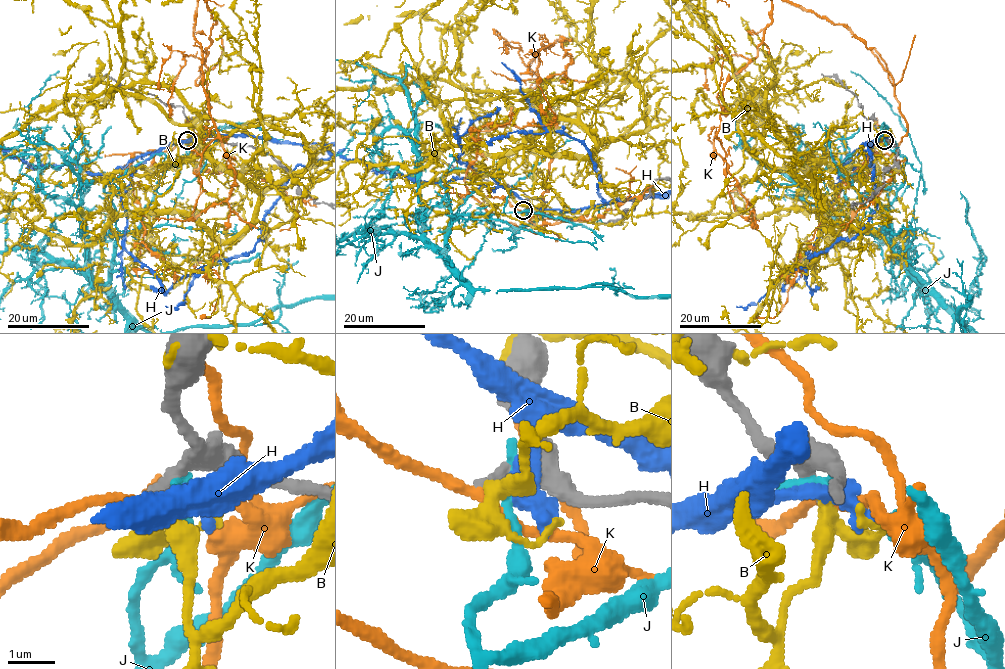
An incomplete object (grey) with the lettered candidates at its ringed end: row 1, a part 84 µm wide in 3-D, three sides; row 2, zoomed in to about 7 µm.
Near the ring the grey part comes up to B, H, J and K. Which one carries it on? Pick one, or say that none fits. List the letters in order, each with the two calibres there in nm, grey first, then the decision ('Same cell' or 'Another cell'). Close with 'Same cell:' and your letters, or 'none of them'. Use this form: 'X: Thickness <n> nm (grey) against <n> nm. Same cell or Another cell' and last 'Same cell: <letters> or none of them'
B: Thickness 320 nm (grey) against 280 nm. Another cell
H: Thickness 440 nm (grey) against 320 nm. Another cell
J: Thickness 550 nm (grey) against 240 nm. Another cell
K: Thickness 280 nm (grey) against 200 nm. Another cell
Same cell: none of them

